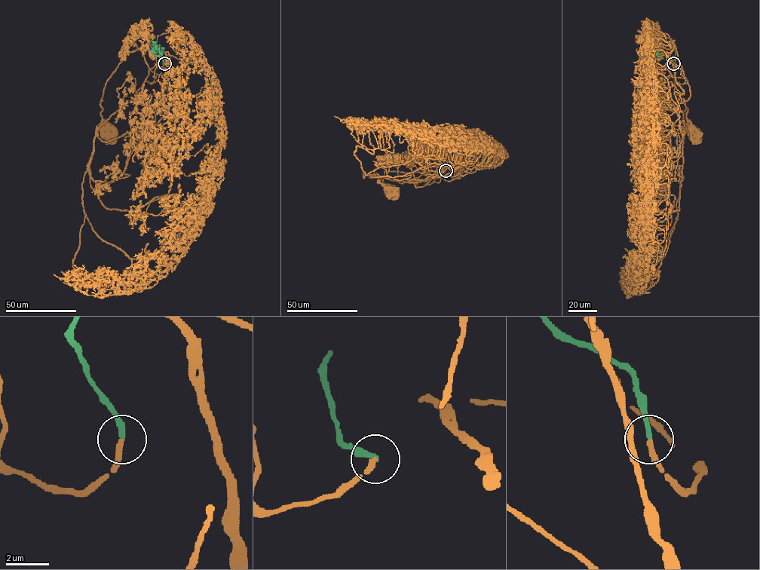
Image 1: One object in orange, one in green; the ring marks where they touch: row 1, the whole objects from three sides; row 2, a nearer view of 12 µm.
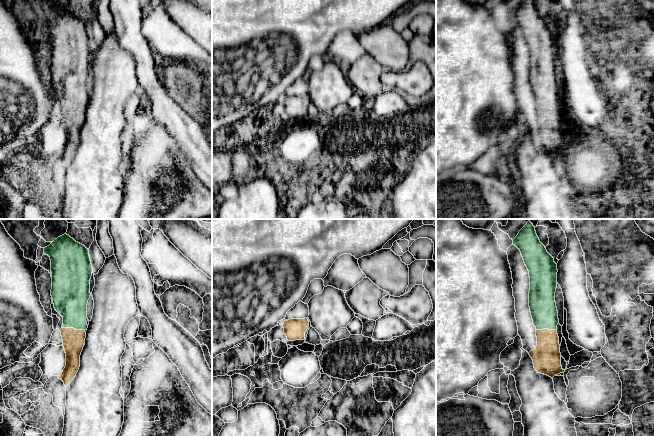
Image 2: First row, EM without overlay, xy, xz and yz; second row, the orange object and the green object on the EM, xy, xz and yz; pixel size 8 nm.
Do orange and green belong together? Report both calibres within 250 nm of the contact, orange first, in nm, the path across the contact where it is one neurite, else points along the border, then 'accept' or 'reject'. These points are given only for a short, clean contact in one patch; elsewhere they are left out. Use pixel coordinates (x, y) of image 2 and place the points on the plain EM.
180 nm thick on the orange side, 280 nm on the other; runs through xy (73, 116), (73, 104), (73, 83), (70, 73); accept

